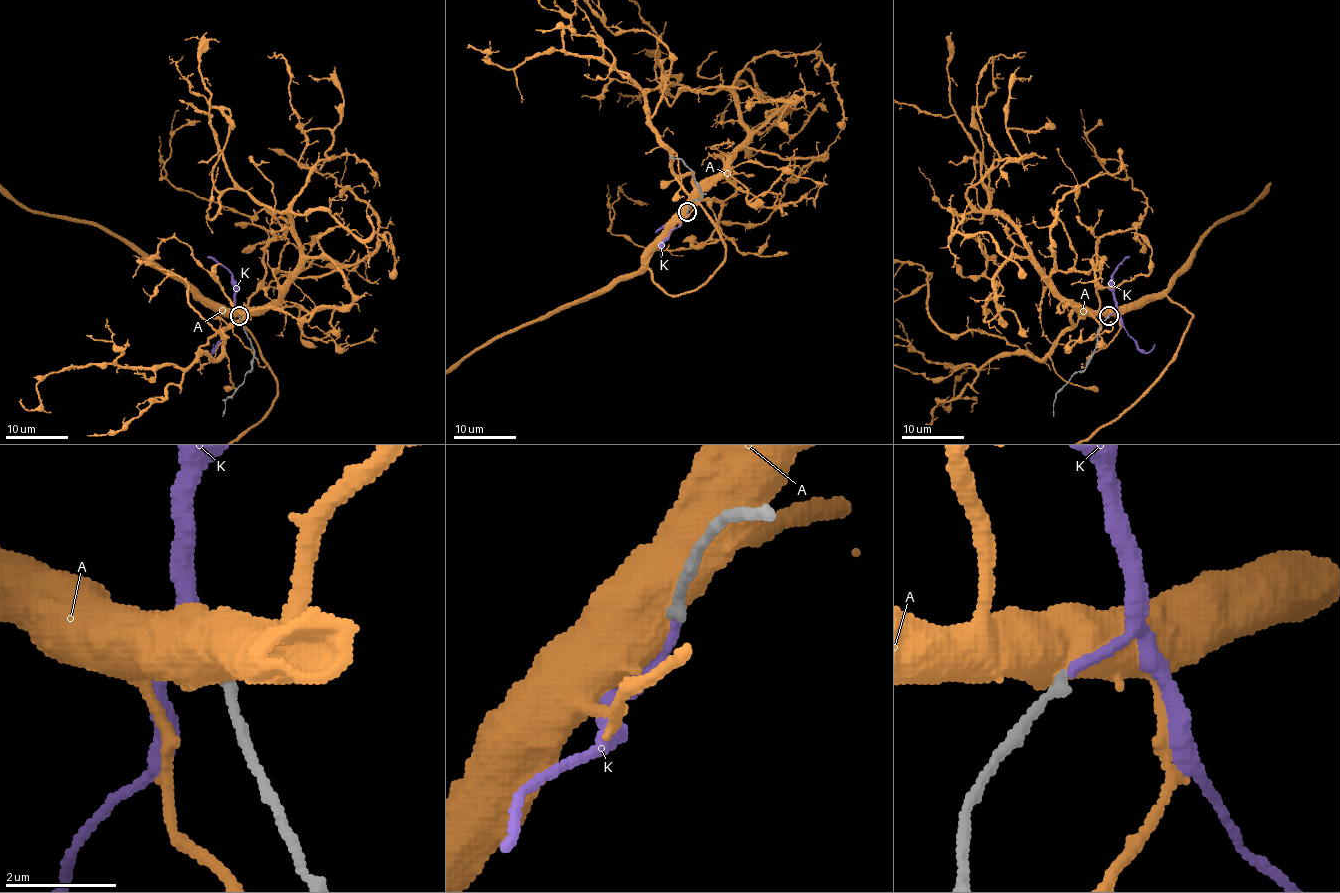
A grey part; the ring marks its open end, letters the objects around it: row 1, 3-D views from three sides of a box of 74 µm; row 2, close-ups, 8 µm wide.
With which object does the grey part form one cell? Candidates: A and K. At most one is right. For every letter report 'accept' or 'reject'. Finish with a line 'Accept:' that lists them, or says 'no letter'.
A: reject
K: accept
Accept: K

